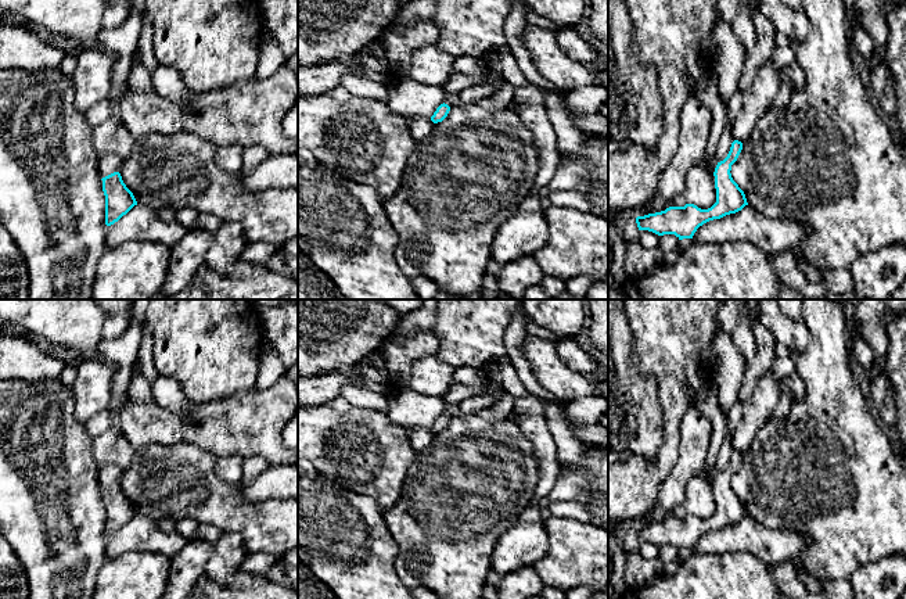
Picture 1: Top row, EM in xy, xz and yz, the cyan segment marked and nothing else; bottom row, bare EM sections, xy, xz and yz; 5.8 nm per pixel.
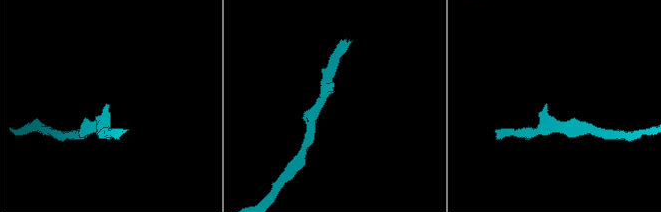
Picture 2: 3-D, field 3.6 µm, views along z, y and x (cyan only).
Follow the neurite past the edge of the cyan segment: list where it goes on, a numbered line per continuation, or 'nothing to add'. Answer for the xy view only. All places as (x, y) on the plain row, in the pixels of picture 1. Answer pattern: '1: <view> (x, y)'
nothing to add

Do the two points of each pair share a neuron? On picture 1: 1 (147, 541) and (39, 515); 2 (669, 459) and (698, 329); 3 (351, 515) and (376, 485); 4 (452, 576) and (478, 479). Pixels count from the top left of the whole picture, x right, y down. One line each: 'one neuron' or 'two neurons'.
1: two neurons
2: one neuron
3: two neurons
4: one neuron

